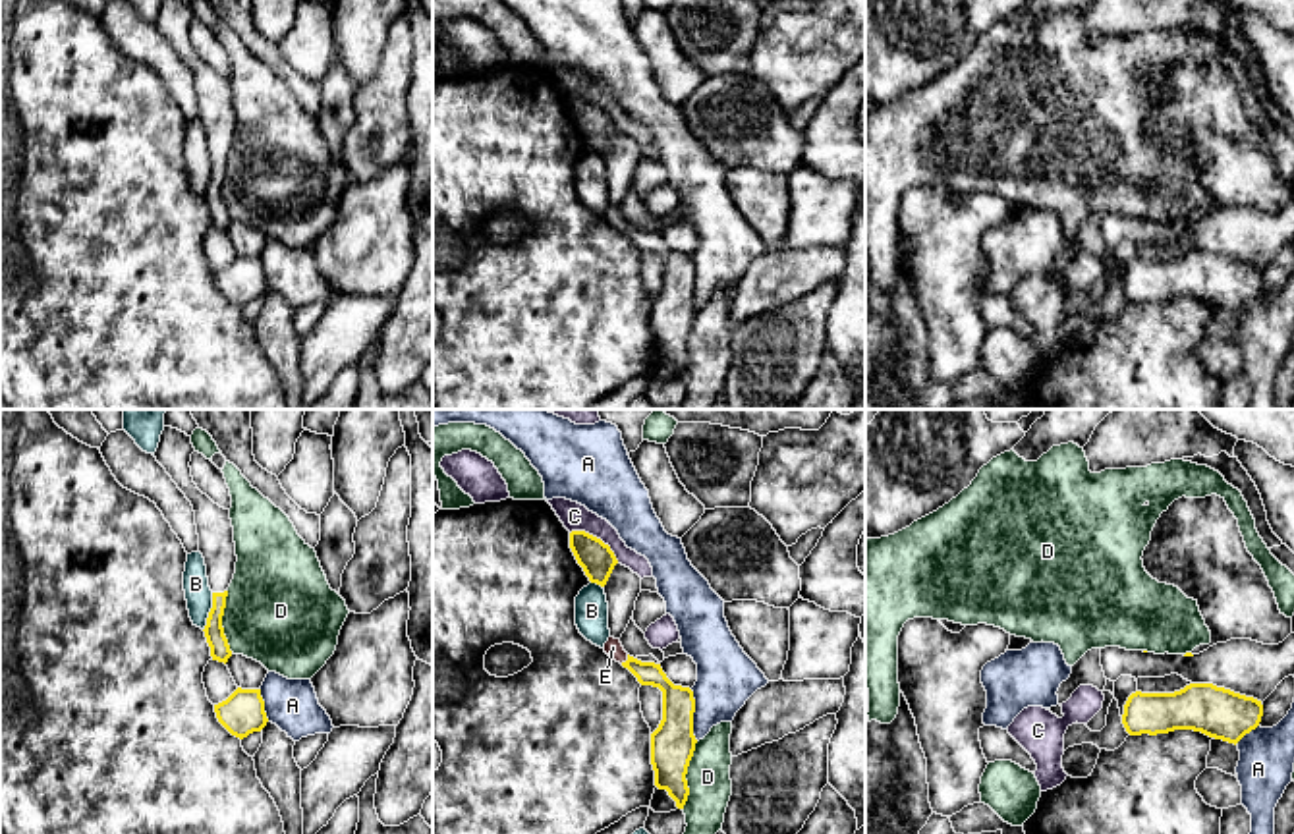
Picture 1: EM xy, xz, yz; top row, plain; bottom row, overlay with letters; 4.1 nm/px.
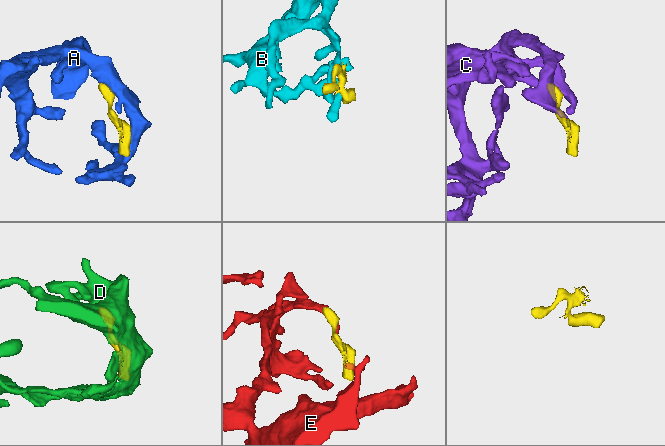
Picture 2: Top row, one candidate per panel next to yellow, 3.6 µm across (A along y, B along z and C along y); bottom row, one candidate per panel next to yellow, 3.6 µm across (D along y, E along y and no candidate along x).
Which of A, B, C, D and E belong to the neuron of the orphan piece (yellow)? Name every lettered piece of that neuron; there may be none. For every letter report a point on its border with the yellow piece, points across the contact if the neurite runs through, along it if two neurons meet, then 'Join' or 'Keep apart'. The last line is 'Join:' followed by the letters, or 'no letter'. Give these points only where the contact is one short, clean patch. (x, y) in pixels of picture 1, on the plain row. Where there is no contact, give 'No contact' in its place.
A: Touches yellow at xz (692, 282). Keep apart
B: Touches yellow at xy (209, 180). Keep apart
C: Touches yellow at xz (595, 105). Boundary: xz (570, 99), (588, 99), (599, 105), (618, 130). Keep apart
D: Touches yellow at xz (684, 344). Keep apart
E: Touches yellow at xz (626, 228). Keep apart
Join: no letter

